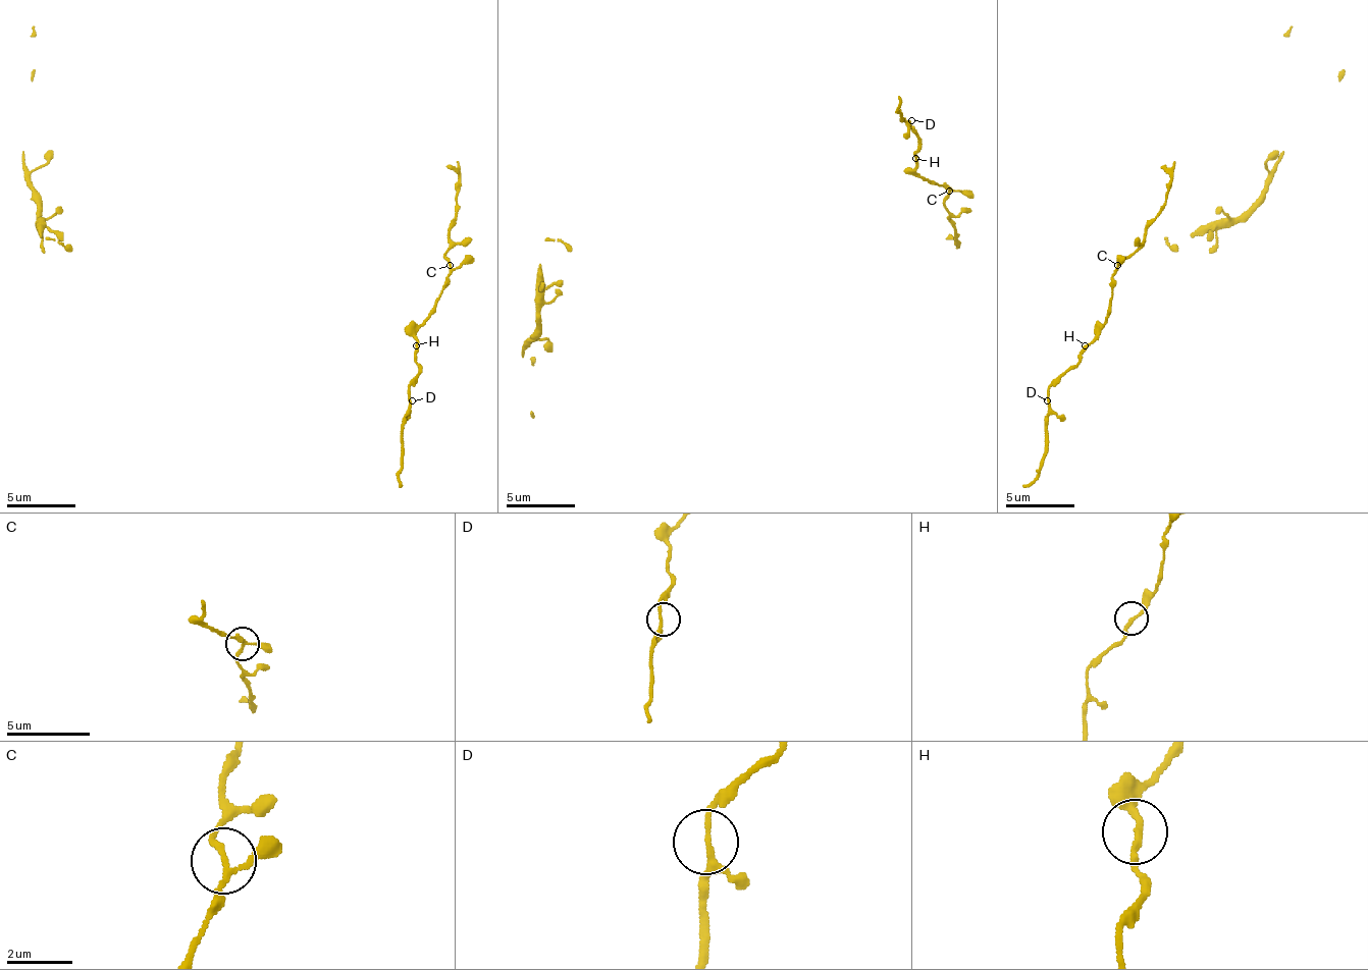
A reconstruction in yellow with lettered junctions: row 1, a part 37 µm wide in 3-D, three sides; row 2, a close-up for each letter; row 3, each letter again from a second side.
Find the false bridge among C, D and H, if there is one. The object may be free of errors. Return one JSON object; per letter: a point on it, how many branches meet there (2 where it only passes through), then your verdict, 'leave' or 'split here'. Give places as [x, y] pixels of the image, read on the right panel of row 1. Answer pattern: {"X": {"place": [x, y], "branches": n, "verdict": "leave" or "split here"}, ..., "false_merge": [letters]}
{"C": {"place": [1117, 265], "branches": 3, "verdict": "leave"}, "D": {"place": [1047, 400], "branches": 3, "verdict": "leave"}, "H": {"place": [1085, 345], "branches": 2, "verdict": "leave"}, "false_merge": []}

